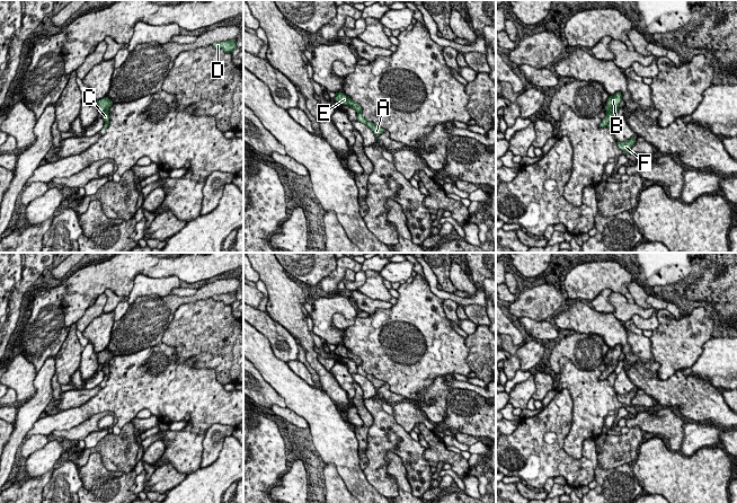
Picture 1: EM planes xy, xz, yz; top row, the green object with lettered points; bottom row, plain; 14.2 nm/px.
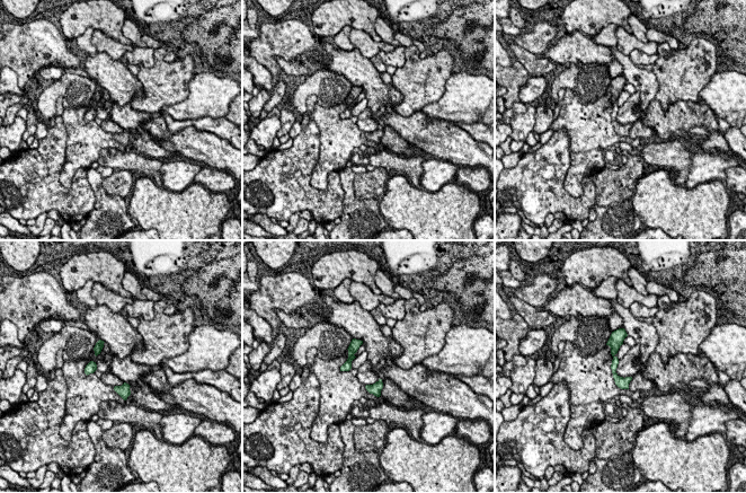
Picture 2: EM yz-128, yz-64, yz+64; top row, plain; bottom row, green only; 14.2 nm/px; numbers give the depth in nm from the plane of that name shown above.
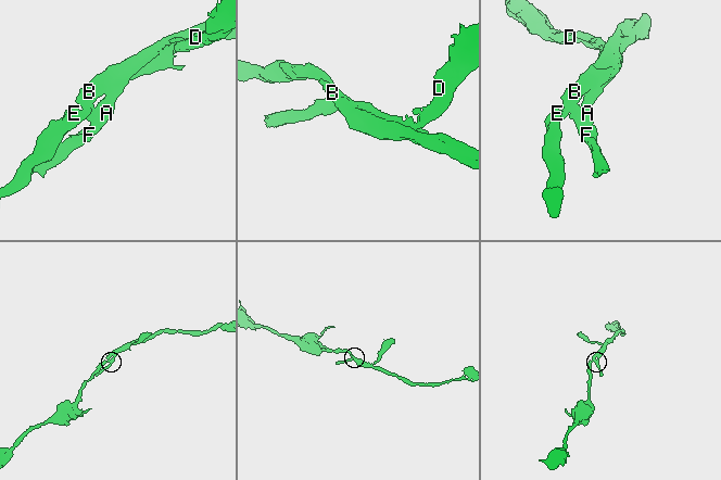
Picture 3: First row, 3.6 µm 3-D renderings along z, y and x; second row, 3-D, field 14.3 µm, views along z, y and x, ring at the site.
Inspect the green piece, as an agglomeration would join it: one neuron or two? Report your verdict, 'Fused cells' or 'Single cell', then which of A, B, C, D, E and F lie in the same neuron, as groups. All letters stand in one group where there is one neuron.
Fused cells. Groups: A D F / B C E

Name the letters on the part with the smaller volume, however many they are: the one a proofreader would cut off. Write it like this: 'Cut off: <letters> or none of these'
Cut off: A, D, F

